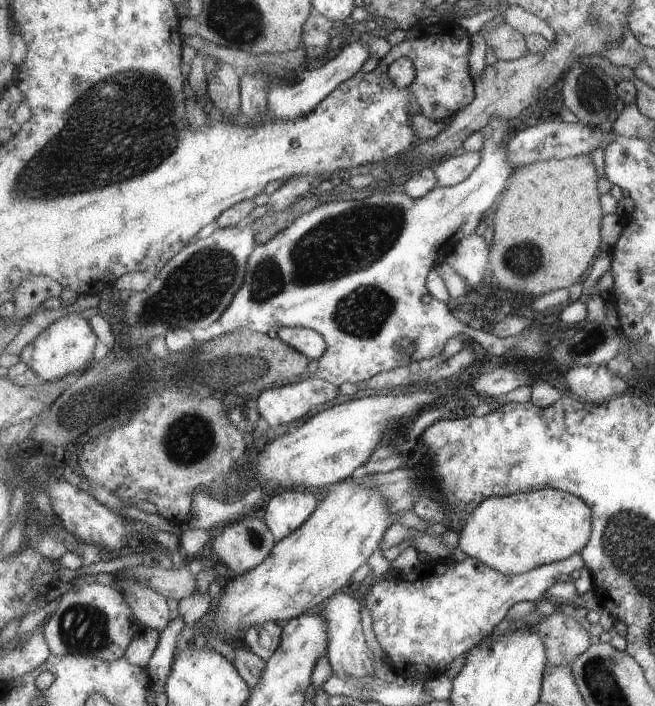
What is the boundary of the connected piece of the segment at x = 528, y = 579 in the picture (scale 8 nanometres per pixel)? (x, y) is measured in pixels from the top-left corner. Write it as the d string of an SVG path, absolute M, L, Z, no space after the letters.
M581 553L559 562L553 562L553 564L540 566L525 574L505 574L493 570L471 556L461 562L446 558L423 564L412 577L406 577L402 572L399 572L395 578L380 577L377 583L371 584L367 590L364 590L363 598L371 612L372 628L376 640L390 658L391 668L398 676L408 676L410 672L419 671L425 674L427 679L433 679L440 674L445 674L447 666L453 660L469 652L487 635L490 635L497 628L497 624L501 624L507 618L507 612L517 602L535 601L541 598L561 576L573 574L575 570L579 571L585 567Z

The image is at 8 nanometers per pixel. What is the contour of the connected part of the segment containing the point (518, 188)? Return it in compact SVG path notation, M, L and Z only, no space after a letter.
M591 155L552 158L516 169L493 211L490 278L496 281L496 296L505 290L512 290L523 296L540 297L547 292L573 286L587 274L598 257L601 219L605 218L597 180L599 176Z

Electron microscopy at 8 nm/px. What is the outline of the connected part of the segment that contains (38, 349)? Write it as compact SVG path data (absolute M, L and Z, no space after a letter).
M80 313L66 314L53 321L23 348L21 360L31 366L43 382L55 382L55 380L61 382L63 378L75 377L79 374L79 370L85 372L91 367L97 342L99 340L95 336L95 331L85 316L81 316Z

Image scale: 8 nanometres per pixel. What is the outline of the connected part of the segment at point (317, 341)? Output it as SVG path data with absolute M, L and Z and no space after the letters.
M281 327L277 335L285 344L295 348L297 352L305 354L311 360L319 360L327 352L327 342L317 330L299 327Z

